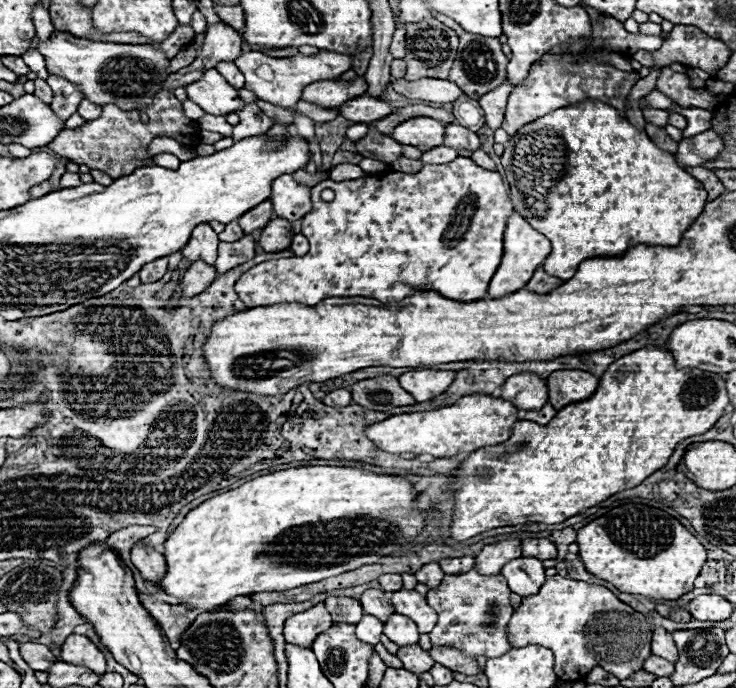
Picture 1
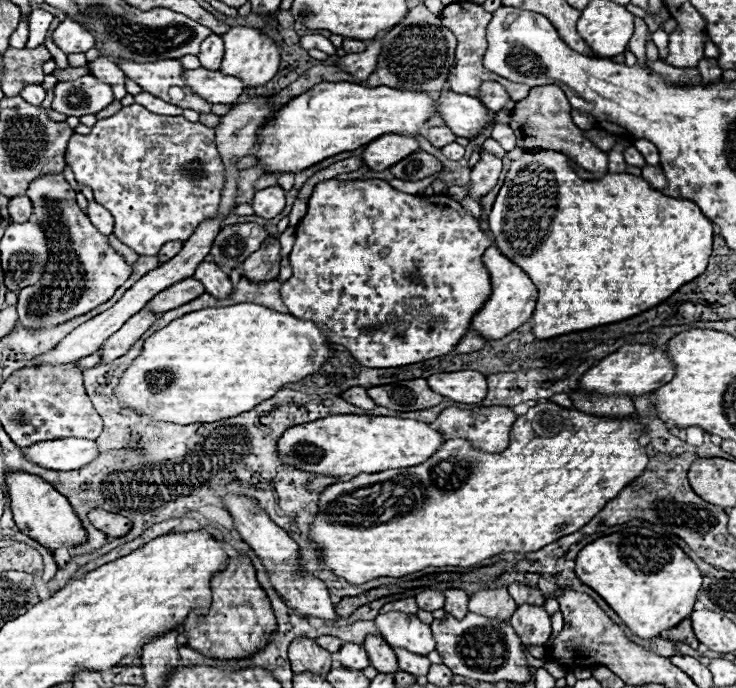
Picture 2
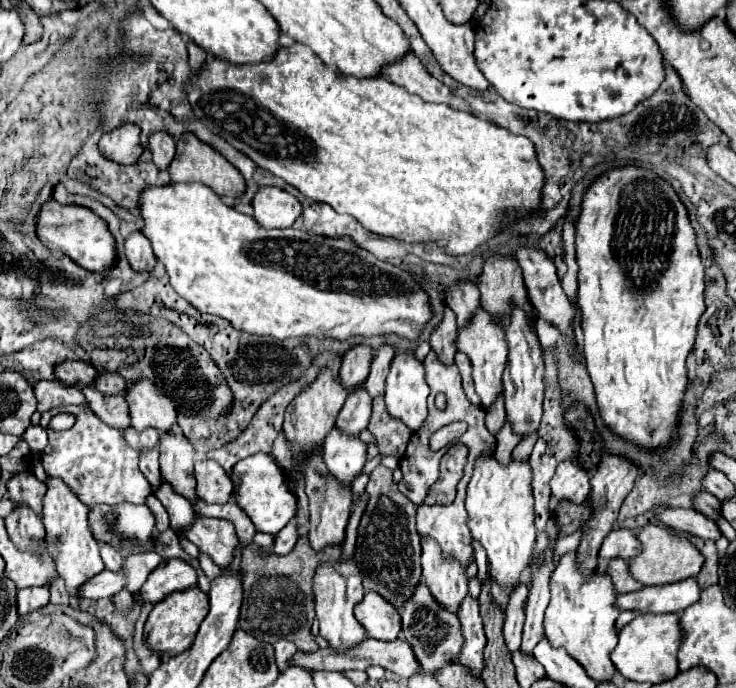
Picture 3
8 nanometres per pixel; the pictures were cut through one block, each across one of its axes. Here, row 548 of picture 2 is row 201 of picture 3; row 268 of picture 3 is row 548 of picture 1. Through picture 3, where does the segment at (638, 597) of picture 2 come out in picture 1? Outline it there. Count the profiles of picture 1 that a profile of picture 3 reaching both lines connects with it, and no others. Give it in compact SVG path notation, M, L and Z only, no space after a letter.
M622 504L612 508L602 518L592 520L584 528L576 532L578 556L584 562L586 570L602 580L612 582L620 592L626 594L640 594L646 598L662 598L662 600L678 600L682 594L694 588L694 580L700 574L702 564L706 562L706 550L698 542L694 534L686 530L674 516L660 508L652 508L646 504Z

